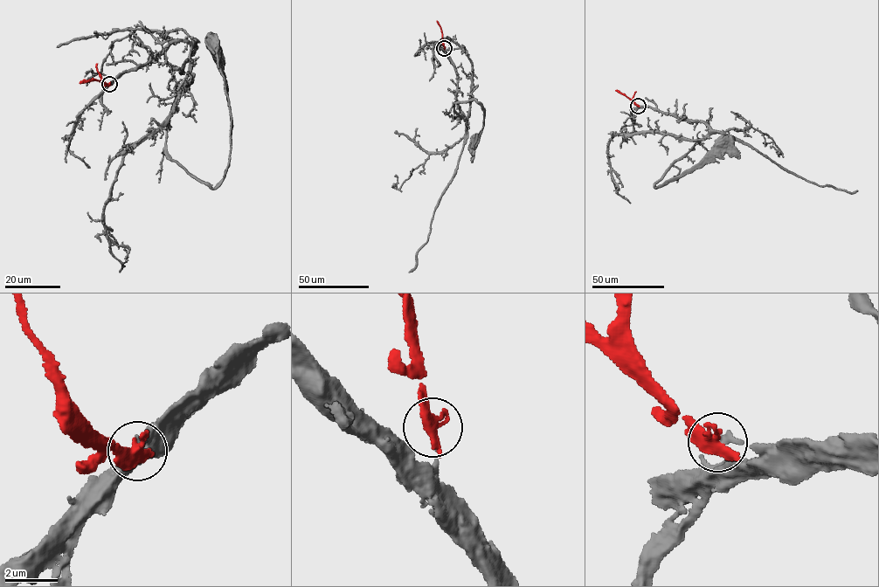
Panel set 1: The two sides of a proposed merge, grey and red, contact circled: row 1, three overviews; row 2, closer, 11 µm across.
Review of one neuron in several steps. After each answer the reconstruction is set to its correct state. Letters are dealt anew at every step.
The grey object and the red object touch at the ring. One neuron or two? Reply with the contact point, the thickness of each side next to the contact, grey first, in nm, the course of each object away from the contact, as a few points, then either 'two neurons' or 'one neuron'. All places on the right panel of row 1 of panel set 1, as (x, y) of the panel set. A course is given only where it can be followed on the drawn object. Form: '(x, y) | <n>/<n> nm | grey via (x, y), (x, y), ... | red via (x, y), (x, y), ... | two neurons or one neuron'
(638, 106) | 190/500 nm | grey via (638, 106), (704, 121), (709, 129), (667, 169), (656, 188), (701, 167), (726, 142) | red via (638, 106), (615, 90) | two neurons

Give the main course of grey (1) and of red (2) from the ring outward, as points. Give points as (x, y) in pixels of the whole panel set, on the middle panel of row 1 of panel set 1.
1: (444, 47), (467, 124), (454, 109), (456, 102), (474, 100), (484, 112), (474, 144)
2: (444, 47), (437, 21)

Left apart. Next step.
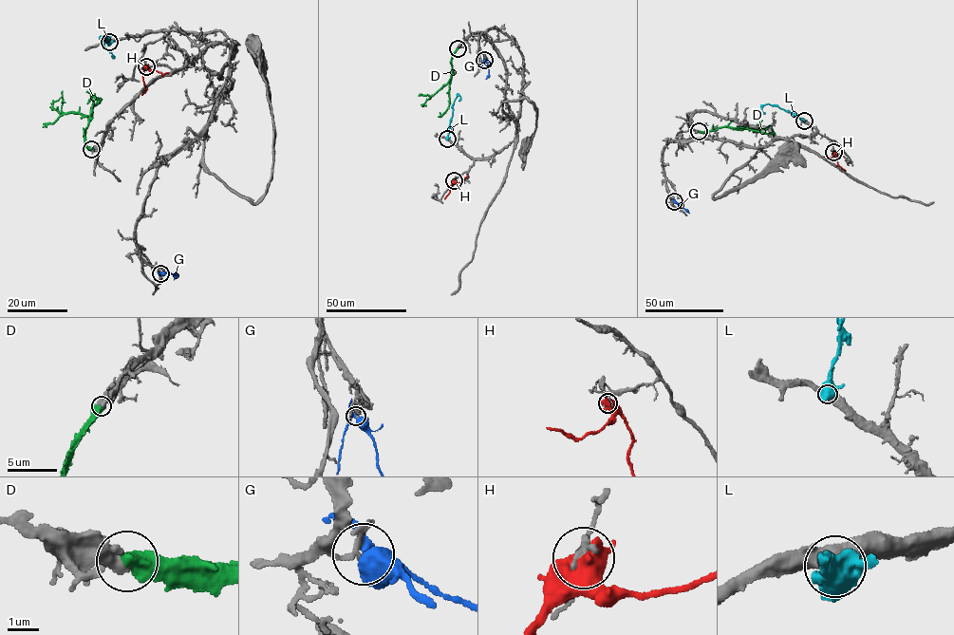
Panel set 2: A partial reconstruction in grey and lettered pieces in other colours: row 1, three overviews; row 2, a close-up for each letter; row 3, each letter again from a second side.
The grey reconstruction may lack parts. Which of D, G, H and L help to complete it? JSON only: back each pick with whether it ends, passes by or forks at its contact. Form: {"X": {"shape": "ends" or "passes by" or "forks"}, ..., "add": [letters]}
{"D": {"shape": "ends"}, "add": ["D"]}

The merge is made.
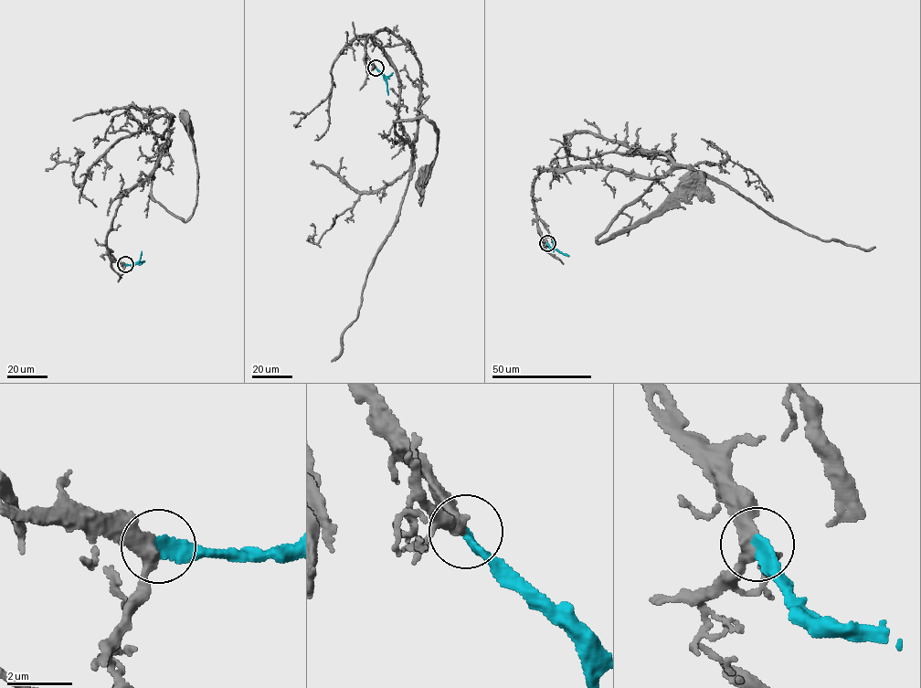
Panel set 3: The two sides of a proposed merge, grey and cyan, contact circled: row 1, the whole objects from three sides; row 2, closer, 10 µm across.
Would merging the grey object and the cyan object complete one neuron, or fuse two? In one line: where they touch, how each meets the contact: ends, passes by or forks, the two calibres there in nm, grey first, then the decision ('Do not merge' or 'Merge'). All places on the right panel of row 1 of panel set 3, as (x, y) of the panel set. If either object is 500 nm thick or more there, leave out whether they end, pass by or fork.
Place: (547, 243). At the ring grey passes by. At the ring cyan ends. Thickness 360 nm (grey) against 320 nm. Merge

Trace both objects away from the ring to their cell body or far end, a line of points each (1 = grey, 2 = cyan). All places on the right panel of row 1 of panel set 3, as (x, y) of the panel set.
1: (547, 243), (534, 196), (540, 173), (598, 167), (656, 178), (598, 238), (599, 244), (660, 215), (694, 182)
2: (547, 243), (568, 256)

